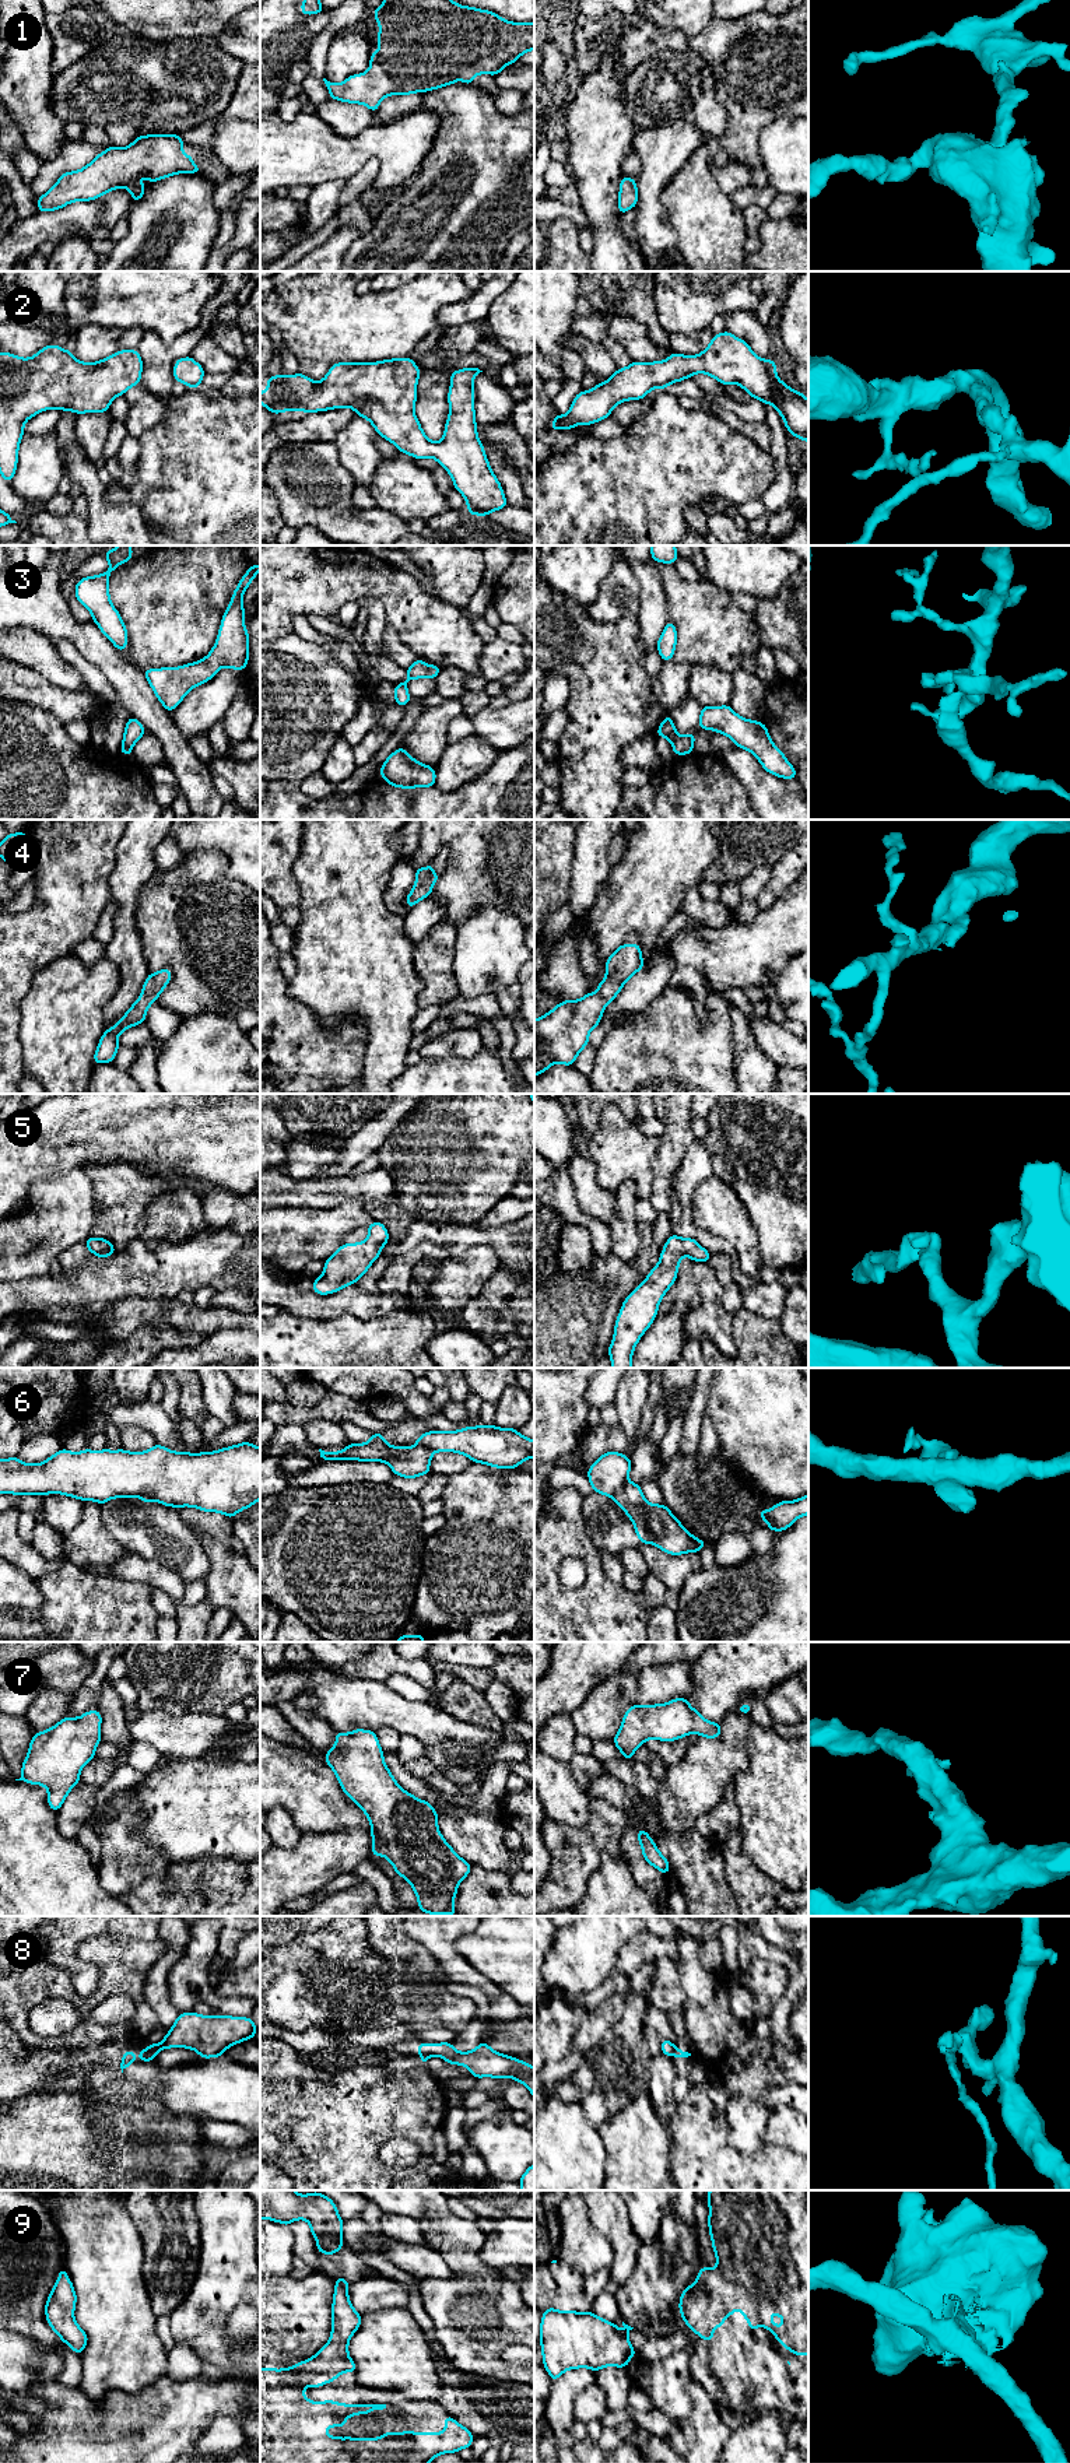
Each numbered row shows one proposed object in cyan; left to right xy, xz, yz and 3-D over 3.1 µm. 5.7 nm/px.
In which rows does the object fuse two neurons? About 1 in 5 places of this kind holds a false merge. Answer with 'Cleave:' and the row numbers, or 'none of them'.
Cleave: 6, 8

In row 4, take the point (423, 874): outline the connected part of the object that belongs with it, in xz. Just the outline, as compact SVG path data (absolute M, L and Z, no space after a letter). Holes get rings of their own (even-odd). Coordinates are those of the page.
M434 863L422 869L415 869L415 884L406 898L406 905L413 908L417 902L429 897L438 880L439 876L434 871Z

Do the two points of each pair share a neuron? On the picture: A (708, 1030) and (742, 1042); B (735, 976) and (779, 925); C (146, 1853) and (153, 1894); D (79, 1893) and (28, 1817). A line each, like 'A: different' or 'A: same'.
A: different
B: same
C: different
D: same

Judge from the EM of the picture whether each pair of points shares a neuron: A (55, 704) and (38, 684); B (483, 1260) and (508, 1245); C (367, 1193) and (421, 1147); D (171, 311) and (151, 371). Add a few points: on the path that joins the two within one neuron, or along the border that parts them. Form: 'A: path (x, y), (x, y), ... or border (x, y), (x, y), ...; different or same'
A: path (51, 700), (39, 688); same
B: border (465, 1252), (476, 1246), (490, 1246), (501, 1267); different
C: border (379, 1167), (393, 1181), (395, 1197), (389, 1203); different
D: border (192, 327), (171, 340), (144, 332); different

